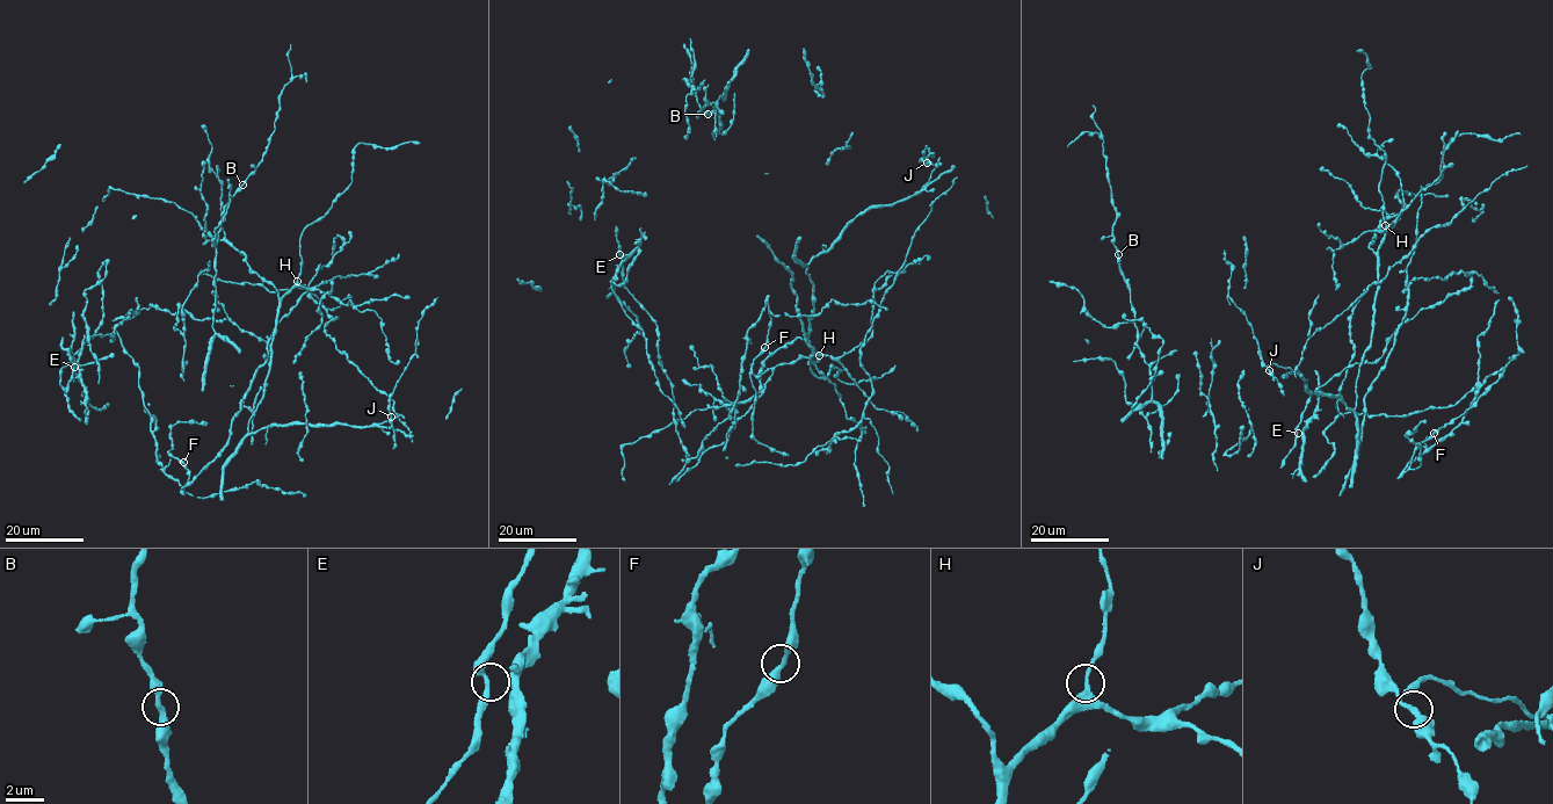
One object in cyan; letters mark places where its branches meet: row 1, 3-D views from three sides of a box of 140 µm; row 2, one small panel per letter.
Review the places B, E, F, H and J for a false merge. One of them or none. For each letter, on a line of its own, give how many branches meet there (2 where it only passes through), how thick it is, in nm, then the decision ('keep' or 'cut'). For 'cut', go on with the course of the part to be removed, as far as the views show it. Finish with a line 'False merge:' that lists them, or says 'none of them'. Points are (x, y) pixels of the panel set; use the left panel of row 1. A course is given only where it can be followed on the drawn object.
B: 2 | 300 nm | keep
E: 2 | 300 nm | keep
F: 2 | 300 nm | keep
H: 2 | 280 nm | keep
J: 2 | 320 nm | keep
False merge: none of them

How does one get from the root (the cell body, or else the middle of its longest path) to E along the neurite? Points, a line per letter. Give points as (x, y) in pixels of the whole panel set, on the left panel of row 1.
E: (135, 311), (128, 312), (128, 318), (118, 324), (113, 341), (115, 337), (109, 334), (86, 338), (74, 367)

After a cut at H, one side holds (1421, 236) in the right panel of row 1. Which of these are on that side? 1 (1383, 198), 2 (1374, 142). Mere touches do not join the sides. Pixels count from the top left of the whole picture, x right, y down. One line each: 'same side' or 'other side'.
1: other side
2: other side

